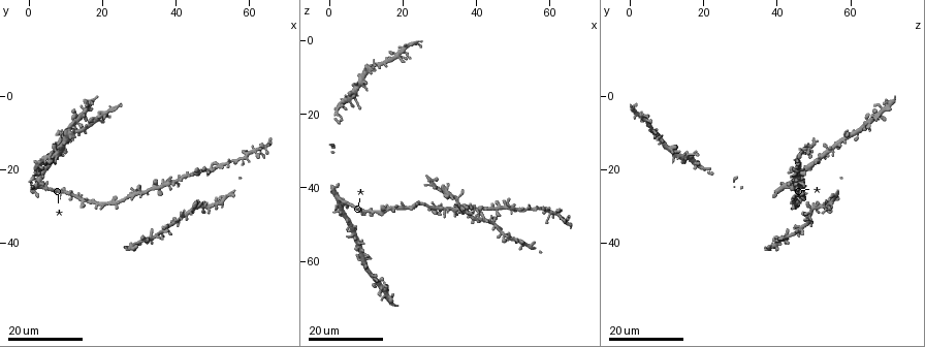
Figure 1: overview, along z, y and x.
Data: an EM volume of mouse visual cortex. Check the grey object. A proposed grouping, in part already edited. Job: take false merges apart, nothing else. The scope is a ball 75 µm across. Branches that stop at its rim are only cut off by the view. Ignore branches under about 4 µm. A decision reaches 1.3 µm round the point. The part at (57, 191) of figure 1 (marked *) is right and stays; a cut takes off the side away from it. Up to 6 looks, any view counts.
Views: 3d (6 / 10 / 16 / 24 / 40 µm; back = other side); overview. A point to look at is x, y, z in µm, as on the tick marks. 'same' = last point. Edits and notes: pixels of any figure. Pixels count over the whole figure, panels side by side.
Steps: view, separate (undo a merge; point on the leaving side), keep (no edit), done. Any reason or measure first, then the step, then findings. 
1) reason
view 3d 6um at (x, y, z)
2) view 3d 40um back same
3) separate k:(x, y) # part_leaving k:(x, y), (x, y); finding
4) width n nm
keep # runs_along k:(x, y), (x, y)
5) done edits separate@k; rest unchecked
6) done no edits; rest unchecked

looks like a crossing
view 3d 16um at (28.5, 26.0, 45.5)

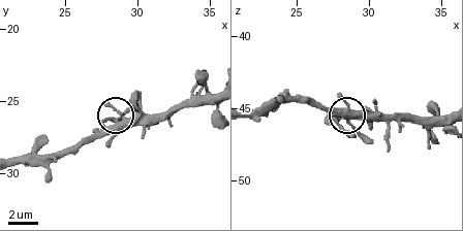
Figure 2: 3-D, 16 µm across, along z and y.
zoom in
view 3d 6um at (28.8, 26.2, 46.0)

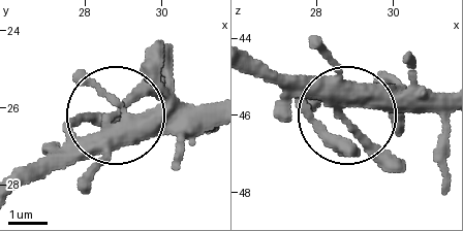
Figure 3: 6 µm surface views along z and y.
arms 5
keep # one neuron here

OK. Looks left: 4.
four-way junction
view 3d 16um at (45.0, 30.5, 49.5)

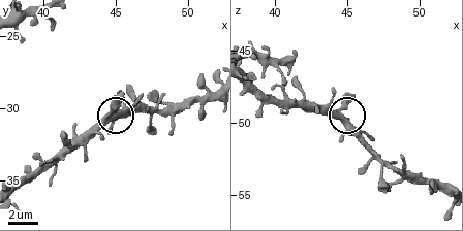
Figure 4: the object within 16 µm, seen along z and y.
view 3d 10um at (44.6, 30.6, 49.6)

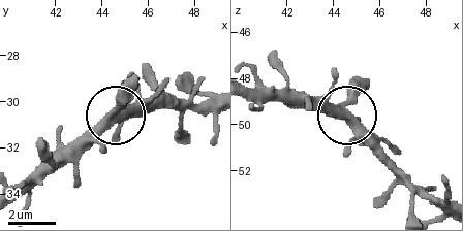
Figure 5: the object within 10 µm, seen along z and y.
arms 4
keep # one neuron here

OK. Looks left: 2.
four or more arms meet
view 3d 24um at (40.0, 23.5, 46.0)

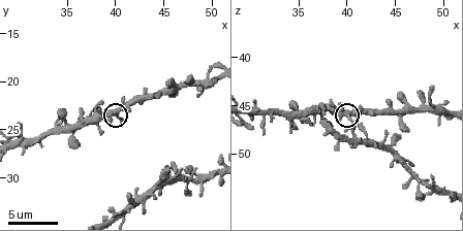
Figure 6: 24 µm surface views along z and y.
view 3d 10um at (40.0, 23.2, 46.0)

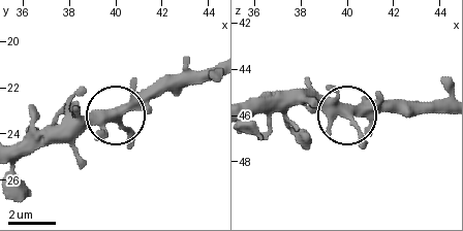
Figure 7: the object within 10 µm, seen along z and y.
arms 4
keep # runs_along 7:(22, 156), (104, 124), (162, 75); continuous, no second neuron

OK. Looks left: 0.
done no edits; rest unchecked

